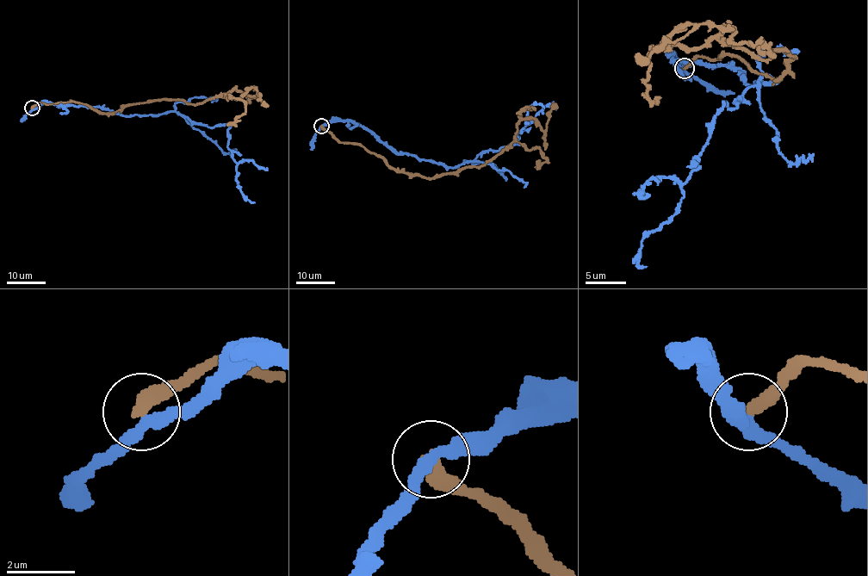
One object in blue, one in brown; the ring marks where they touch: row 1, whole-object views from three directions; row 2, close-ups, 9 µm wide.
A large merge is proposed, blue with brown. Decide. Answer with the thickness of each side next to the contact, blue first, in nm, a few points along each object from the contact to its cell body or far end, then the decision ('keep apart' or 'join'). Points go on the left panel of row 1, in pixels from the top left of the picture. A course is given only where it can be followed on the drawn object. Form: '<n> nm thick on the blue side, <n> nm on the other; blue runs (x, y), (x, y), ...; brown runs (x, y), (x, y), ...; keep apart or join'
360 nm thick on the blue side, 440 nm on the other; blue runs (32, 108), (47, 102), (124, 115), (179, 112), (209, 127), (229, 125), (238, 187), (255, 202); brown runs (32, 108), (78, 102), (114, 113), (158, 99), (196, 104), (223, 95), (238, 99), (254, 88), (267, 106); keep apart

